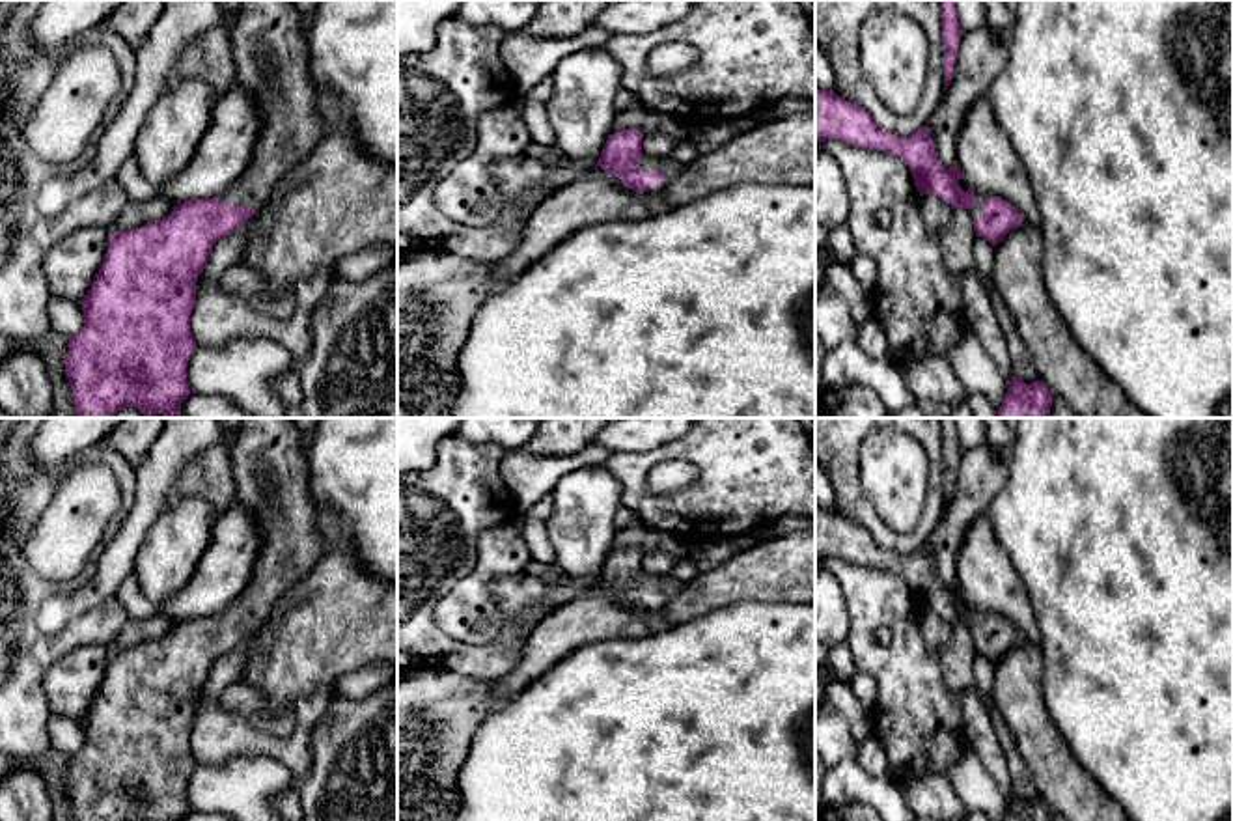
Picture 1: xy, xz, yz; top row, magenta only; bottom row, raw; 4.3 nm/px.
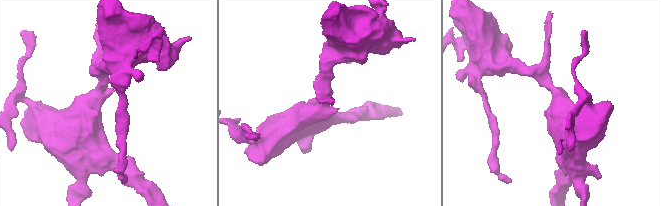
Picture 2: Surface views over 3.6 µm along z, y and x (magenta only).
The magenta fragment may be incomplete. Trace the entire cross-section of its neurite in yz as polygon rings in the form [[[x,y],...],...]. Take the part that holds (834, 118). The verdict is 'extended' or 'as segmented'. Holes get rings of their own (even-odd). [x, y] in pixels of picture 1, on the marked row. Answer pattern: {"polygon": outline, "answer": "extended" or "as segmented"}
{"polygon": [[[815,86],[815,146],[824,140],[839,140],[862,149],[901,157],[914,177],[920,196],[936,194],[953,209],[968,209],[976,235],[992,246],[1022,222],[1018,211],[996,194],[970,188],[963,192],[957,185],[963,179],[961,168],[957,164],[951,170],[942,166],[925,125],[908,138],[884,132],[864,106],[851,104],[838,93]]], "answer": "extended"}

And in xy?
{"polygon": [[[241,0],[229,35],[237,86],[254,97],[261,118],[252,160],[216,198],[185,202],[162,220],[110,233],[99,274],[78,300],[84,327],[69,338],[65,355],[76,418],[116,418],[123,407],[134,407],[145,418],[181,418],[181,403],[192,394],[187,366],[196,349],[190,332],[196,278],[203,272],[213,244],[256,215],[276,181],[330,132],[317,110],[304,30],[295,0]]], "answer": "extended"}

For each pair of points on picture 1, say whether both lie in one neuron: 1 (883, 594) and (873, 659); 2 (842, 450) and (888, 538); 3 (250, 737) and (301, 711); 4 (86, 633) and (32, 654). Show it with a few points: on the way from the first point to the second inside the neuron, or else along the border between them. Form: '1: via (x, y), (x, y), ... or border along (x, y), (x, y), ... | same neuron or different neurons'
1: via (868, 611), (866, 642) | same neuron
2: via (844, 473), (851, 500), (866, 515) | same neuron
3: via (267, 743), (290, 743), (301, 728) | same neuron
4: via (73, 635), (58, 646), (45, 650) | same neuron

